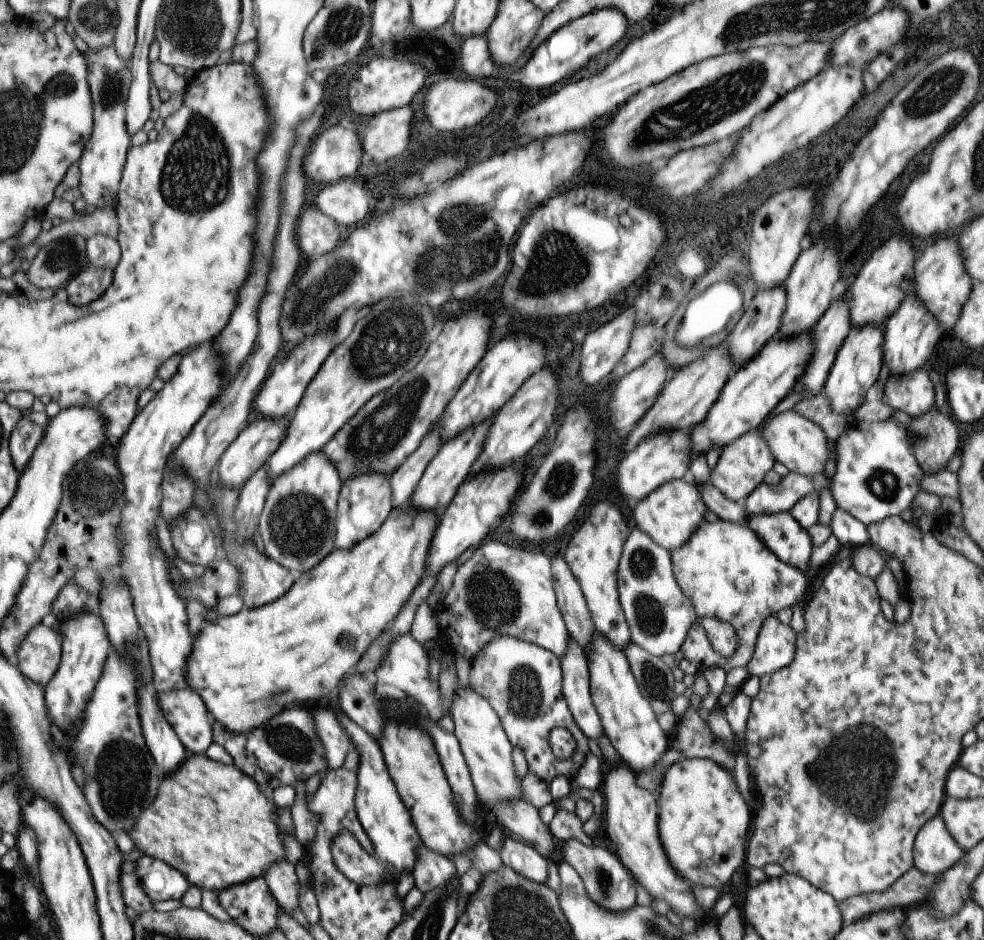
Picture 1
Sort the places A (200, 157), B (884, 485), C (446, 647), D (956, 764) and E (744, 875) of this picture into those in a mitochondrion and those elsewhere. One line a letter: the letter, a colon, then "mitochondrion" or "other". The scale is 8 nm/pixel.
A: mitochondrion
B: mitochondrion
C: other
D: other
E: other

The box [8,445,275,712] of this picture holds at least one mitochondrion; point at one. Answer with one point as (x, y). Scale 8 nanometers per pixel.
(96, 491)

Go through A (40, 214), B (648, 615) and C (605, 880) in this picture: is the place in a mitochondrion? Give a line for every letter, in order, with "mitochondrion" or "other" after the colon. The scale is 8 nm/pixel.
A: other
B: mitochondrion
C: mitochondrion

